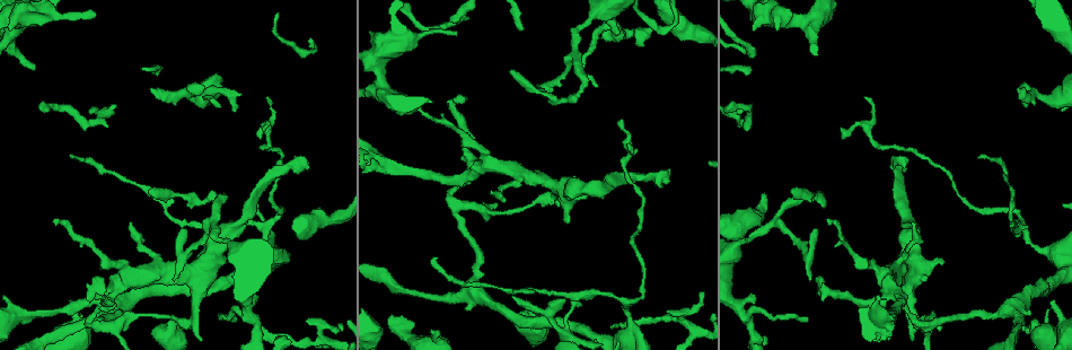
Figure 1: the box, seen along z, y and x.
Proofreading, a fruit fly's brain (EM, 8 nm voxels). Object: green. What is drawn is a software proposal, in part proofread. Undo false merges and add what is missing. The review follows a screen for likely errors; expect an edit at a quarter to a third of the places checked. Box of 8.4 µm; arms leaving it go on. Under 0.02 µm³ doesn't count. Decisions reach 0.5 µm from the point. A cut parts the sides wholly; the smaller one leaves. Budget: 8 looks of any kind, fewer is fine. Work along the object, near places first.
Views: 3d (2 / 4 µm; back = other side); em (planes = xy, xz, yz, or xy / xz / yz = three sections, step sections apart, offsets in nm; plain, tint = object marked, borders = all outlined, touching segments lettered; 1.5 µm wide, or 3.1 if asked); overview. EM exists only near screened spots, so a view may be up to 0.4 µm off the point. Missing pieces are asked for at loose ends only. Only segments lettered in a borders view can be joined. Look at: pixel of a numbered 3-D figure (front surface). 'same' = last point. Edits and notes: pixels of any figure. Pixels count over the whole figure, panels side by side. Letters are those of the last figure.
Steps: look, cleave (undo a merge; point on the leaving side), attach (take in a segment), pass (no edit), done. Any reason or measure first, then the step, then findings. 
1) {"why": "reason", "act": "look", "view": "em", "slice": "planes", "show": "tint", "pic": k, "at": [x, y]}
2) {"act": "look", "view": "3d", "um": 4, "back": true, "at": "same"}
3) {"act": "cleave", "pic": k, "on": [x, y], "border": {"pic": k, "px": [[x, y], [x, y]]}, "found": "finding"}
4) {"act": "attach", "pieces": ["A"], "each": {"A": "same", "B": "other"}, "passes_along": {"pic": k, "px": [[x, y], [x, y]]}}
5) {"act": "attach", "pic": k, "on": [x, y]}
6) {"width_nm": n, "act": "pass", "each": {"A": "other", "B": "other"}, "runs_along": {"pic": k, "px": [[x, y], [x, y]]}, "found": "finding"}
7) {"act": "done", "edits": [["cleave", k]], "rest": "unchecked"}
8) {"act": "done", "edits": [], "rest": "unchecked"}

{"why": "thin end", "act": "look", "view": "em", "slice": "xz", "step": 8, "show": "borders", "pic": 1, "at": [1017, 90]}

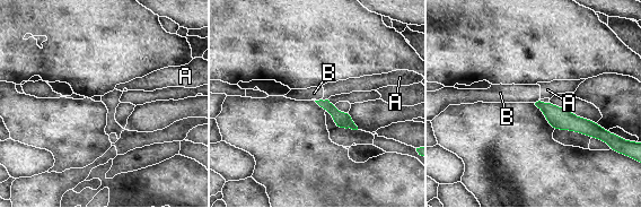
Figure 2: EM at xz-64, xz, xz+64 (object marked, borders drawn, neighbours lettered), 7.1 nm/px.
{"longest_contact_nm": ["B", 50], "act": "pass", "each": {"A": "other", "B": "other"}, "found": "no lettered segment goes on from it"}

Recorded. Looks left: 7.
{"why": "tapers out", "act": "look", "view": "3d", "um": 2, "pic": 1, "at": [54, 220]}

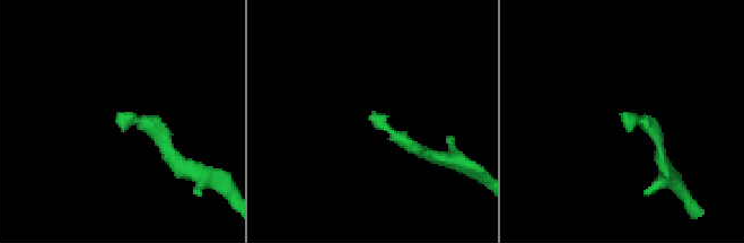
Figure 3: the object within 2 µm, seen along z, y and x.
{"act": "look", "view": "em", "slice": "xz", "step": 8, "show": "borders", "pic": 3, "at": [627, 114]}

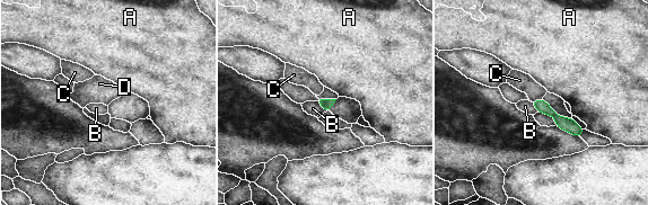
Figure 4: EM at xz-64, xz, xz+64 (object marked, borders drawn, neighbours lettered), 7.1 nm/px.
{"width_nm": 80, "longest_contact_nm": ["D", 140], "act": "pass", "each": {"A": "other", "B": "other", "C": "other", "D": "other"}, "found": "no lettered segment goes on from it"}

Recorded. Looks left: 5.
{"why": "thin arm on a thick one", "act": "look", "view": "em", "slice": "planes", "show": "plain", "pic": 1, "at": [806, 23]}

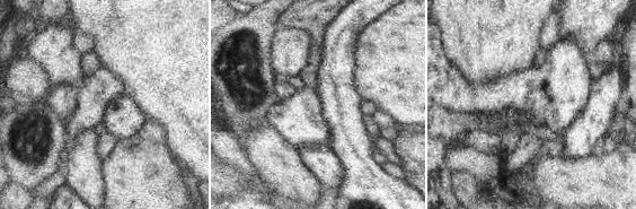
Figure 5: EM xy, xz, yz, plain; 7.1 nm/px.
{"act": "look", "view": "em", "slice": "planes", "show": "tint", "at": "same"}

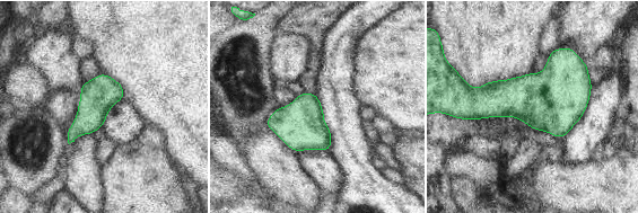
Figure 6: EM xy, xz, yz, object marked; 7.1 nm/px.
{"act": "look", "view": "em", "slice": "planes", "show": "borders", "at": "same"}

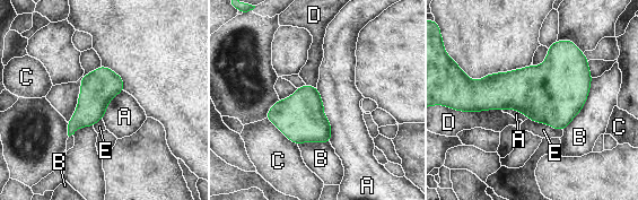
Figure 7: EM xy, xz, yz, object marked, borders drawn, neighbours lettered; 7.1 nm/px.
{"act": "pass", "each": {"A": "other", "B": "other", "C": "other", "D": "other", "E": "other"}, "found": "all the same cell"}

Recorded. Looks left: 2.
{"act": "done", "edits": [], "rest": "unchecked"}

